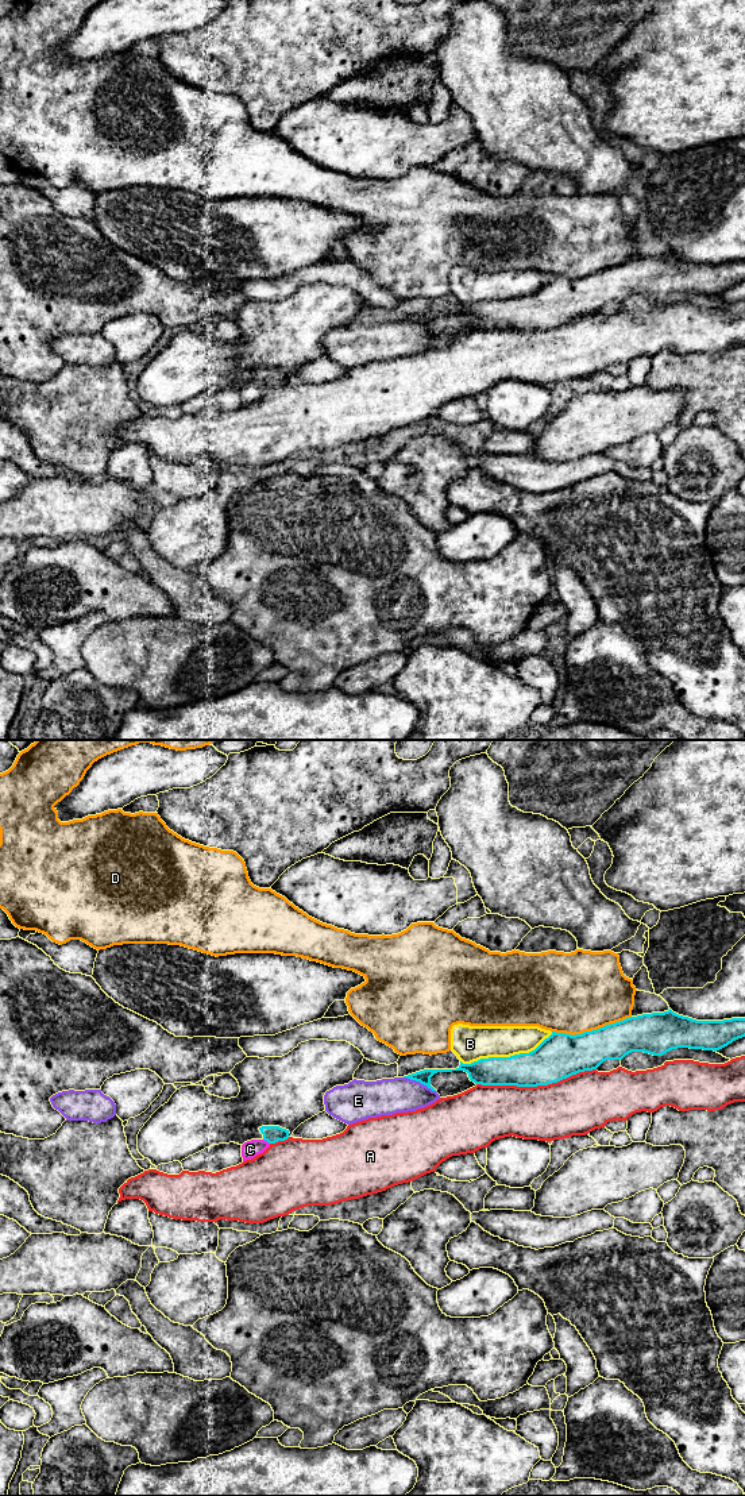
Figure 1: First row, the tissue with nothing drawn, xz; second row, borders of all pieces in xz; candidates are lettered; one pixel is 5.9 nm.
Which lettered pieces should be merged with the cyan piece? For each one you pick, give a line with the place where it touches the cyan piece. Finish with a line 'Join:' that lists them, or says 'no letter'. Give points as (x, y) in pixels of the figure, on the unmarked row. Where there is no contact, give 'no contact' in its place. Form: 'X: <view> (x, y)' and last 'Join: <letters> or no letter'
C: xz (266, 384)
Join: C

